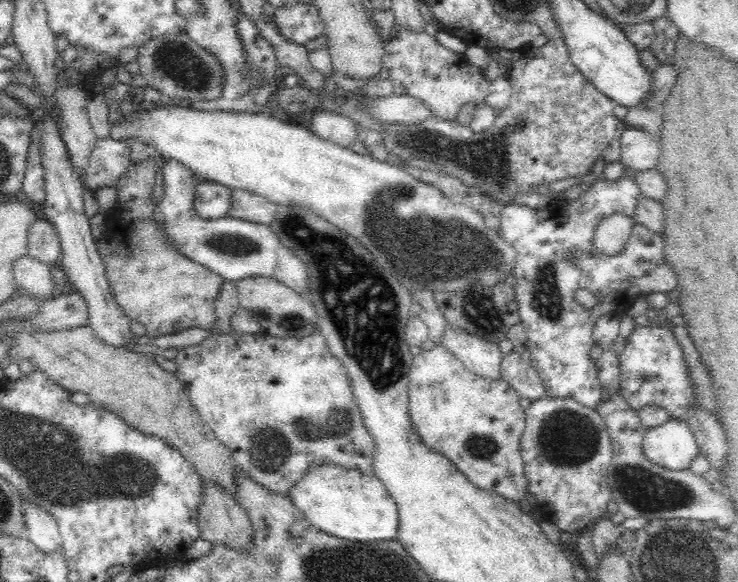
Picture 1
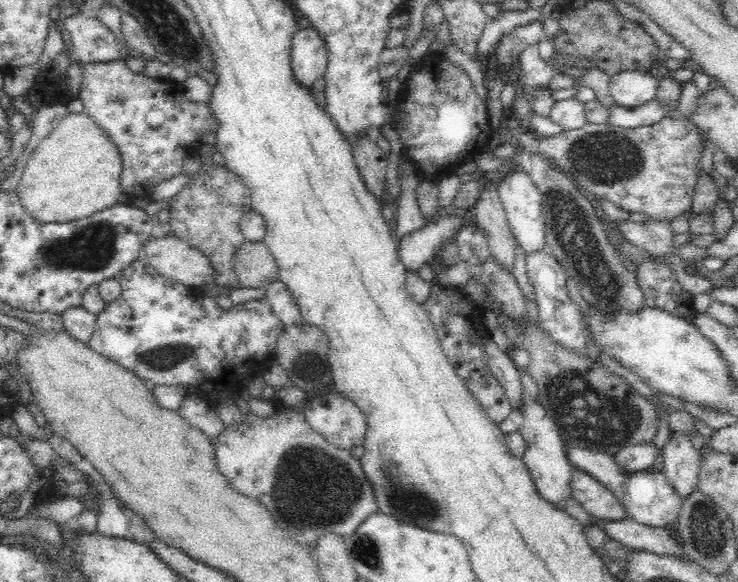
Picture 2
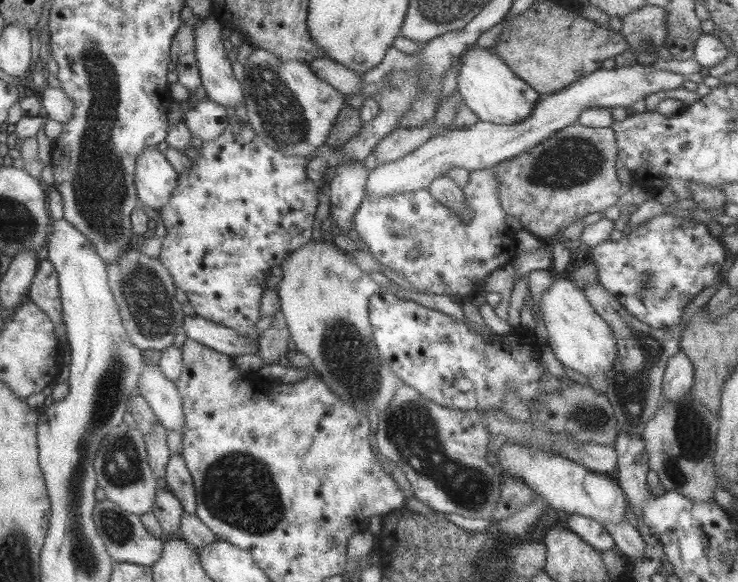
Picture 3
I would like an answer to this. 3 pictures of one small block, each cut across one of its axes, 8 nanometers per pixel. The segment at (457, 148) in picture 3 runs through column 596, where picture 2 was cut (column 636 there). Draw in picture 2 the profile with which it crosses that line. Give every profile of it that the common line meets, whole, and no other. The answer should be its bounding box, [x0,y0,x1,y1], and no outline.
[610,70,657,108]

